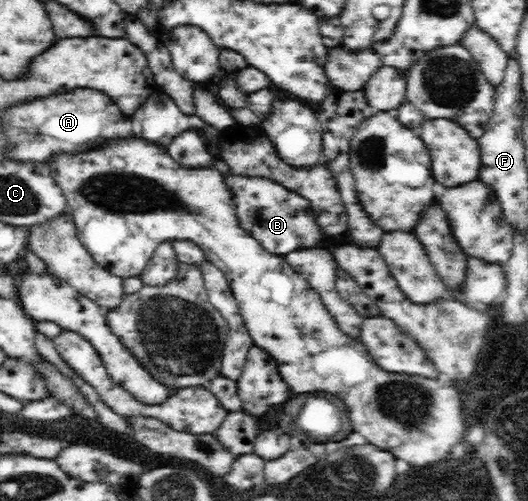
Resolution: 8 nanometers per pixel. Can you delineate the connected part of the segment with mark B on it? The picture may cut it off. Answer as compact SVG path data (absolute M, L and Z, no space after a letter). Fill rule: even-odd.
M228 173L227 187L236 203L236 215L243 229L248 230L263 249L273 254L287 254L305 248L325 248L329 240L322 236L311 205L305 198L290 192L265 177L241 177Z

